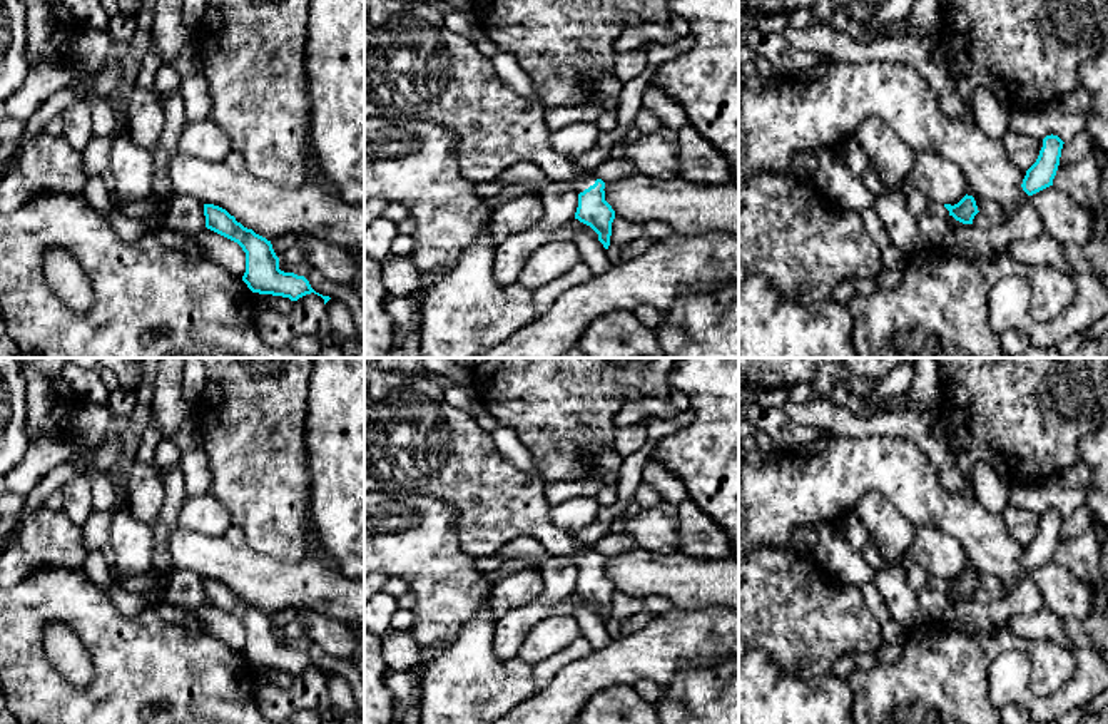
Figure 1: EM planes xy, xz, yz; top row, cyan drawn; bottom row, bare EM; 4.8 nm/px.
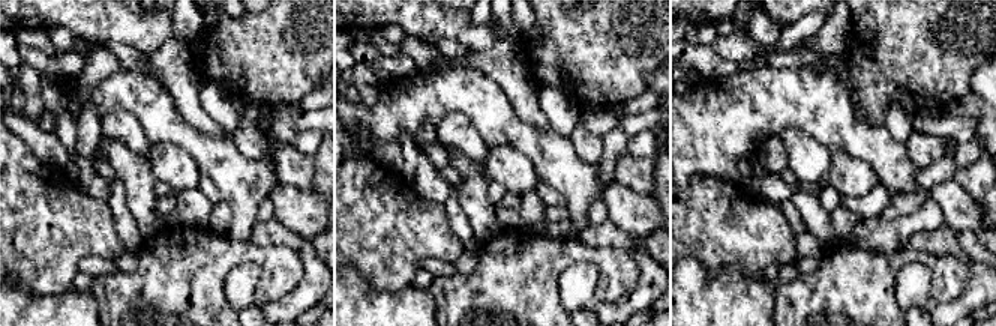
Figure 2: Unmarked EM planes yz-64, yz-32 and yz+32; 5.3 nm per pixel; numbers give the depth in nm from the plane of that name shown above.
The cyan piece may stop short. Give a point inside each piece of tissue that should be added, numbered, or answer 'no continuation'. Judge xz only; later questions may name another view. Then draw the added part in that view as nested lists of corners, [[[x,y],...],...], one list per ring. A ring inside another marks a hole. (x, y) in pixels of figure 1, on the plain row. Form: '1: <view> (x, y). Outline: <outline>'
1: xz (415, 442). Outline: [[[364,363],[364,492],[423,495],[450,502],[460,513],[458,538],[473,558],[491,557],[516,537],[536,538],[548,555],[567,555],[580,568],[597,550],[578,550],[575,538],[550,518],[545,478],[513,465],[470,413],[443,396],[445,381]]]

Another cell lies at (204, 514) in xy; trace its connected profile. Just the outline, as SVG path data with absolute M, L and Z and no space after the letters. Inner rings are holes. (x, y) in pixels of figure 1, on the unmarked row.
M206 492L186 497L179 512L179 527L209 537L224 537L232 527L232 518L226 505Z

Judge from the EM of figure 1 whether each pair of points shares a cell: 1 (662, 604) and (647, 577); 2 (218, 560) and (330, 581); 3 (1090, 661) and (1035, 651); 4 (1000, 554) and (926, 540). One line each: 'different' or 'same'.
1: different
2: same
3: different
4: different

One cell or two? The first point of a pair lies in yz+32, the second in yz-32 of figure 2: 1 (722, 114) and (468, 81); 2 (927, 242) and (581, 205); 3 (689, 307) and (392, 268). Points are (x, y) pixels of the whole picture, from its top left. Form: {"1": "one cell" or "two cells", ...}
{"1": "one cell", "2": "one cell", "3": "two cells"}

